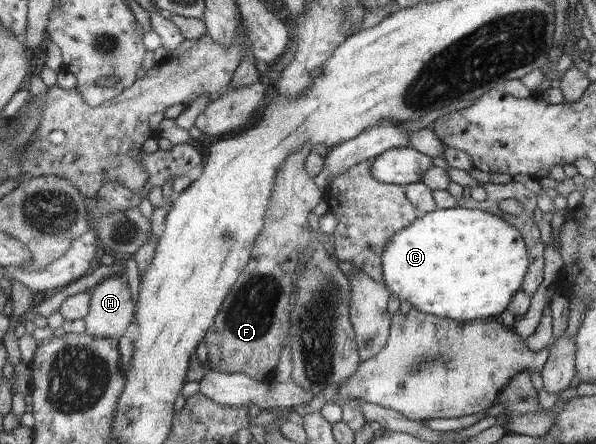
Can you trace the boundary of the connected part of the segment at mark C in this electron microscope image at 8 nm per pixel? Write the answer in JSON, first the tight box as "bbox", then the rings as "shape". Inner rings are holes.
{"bbox":[383,208,529,321],"shape":[[[451,208],[451,209],[437,209],[435,212],[427,212],[423,218],[407,226],[405,230],[399,230],[389,242],[387,242],[386,252],[383,253],[383,280],[384,285],[399,298],[399,300],[407,300],[412,308],[421,310],[427,314],[439,315],[441,318],[450,320],[473,321],[478,319],[485,319],[501,315],[501,313],[508,308],[513,296],[518,292],[519,286],[523,284],[523,278],[527,274],[529,268],[529,259],[525,240],[519,233],[517,228],[509,225],[509,223],[501,220],[496,215],[483,212],[481,210],[469,210],[467,208]]]}

